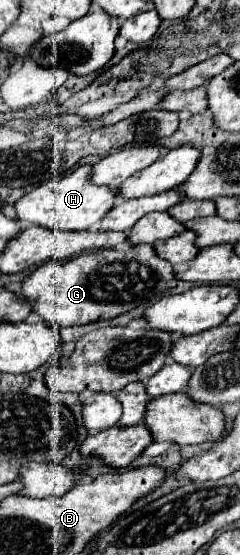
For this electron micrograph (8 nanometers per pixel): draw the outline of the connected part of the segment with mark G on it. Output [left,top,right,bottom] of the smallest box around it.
[20,244,176,326]

